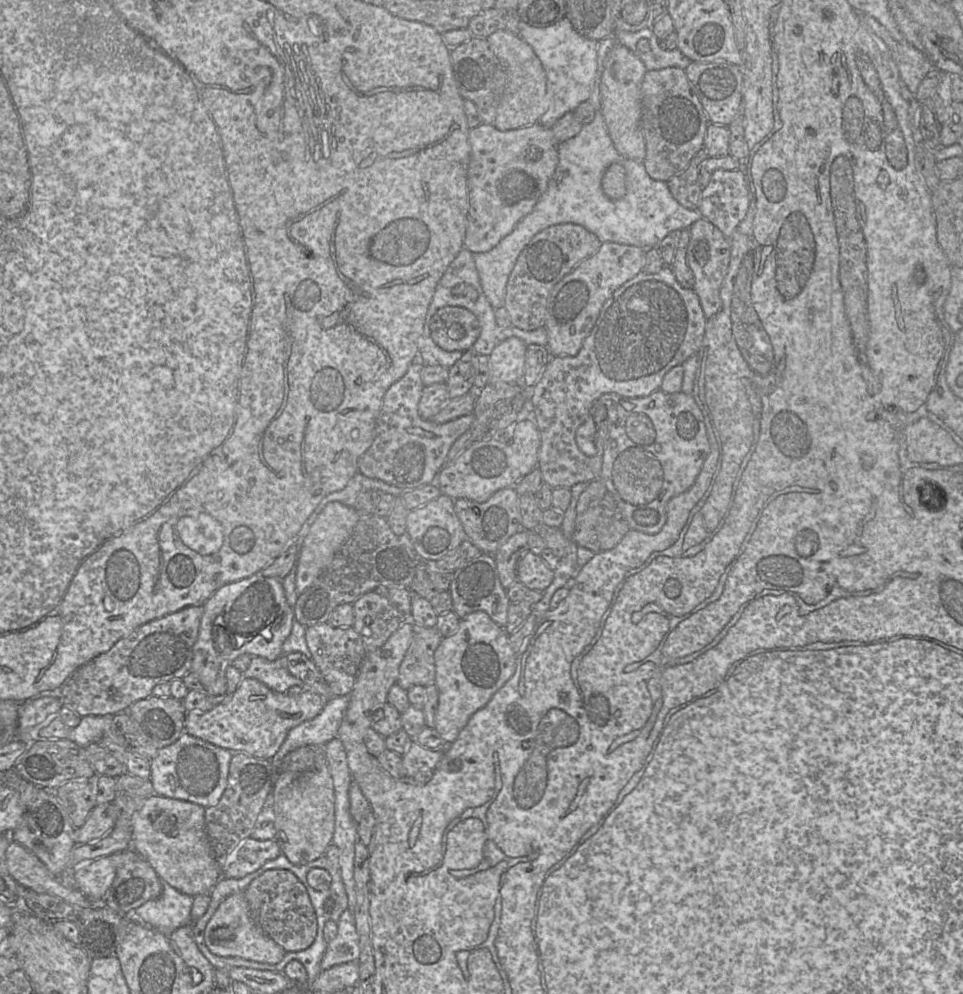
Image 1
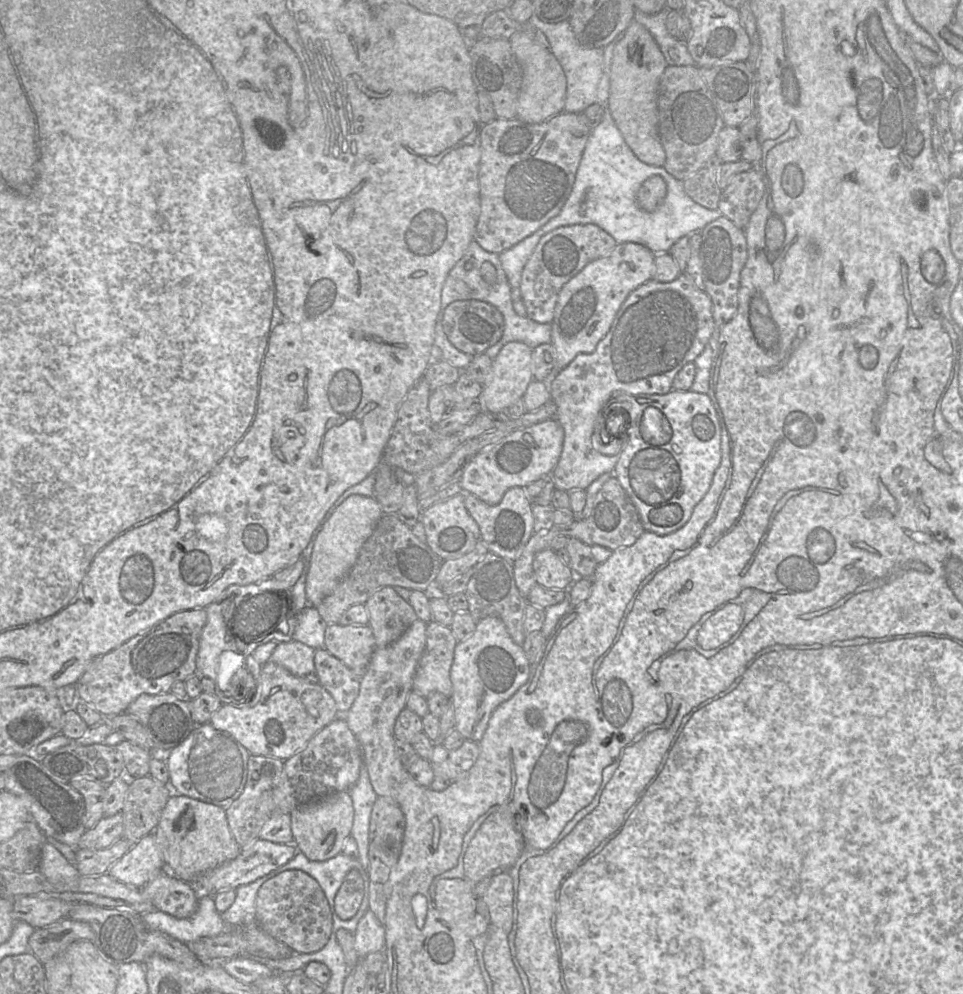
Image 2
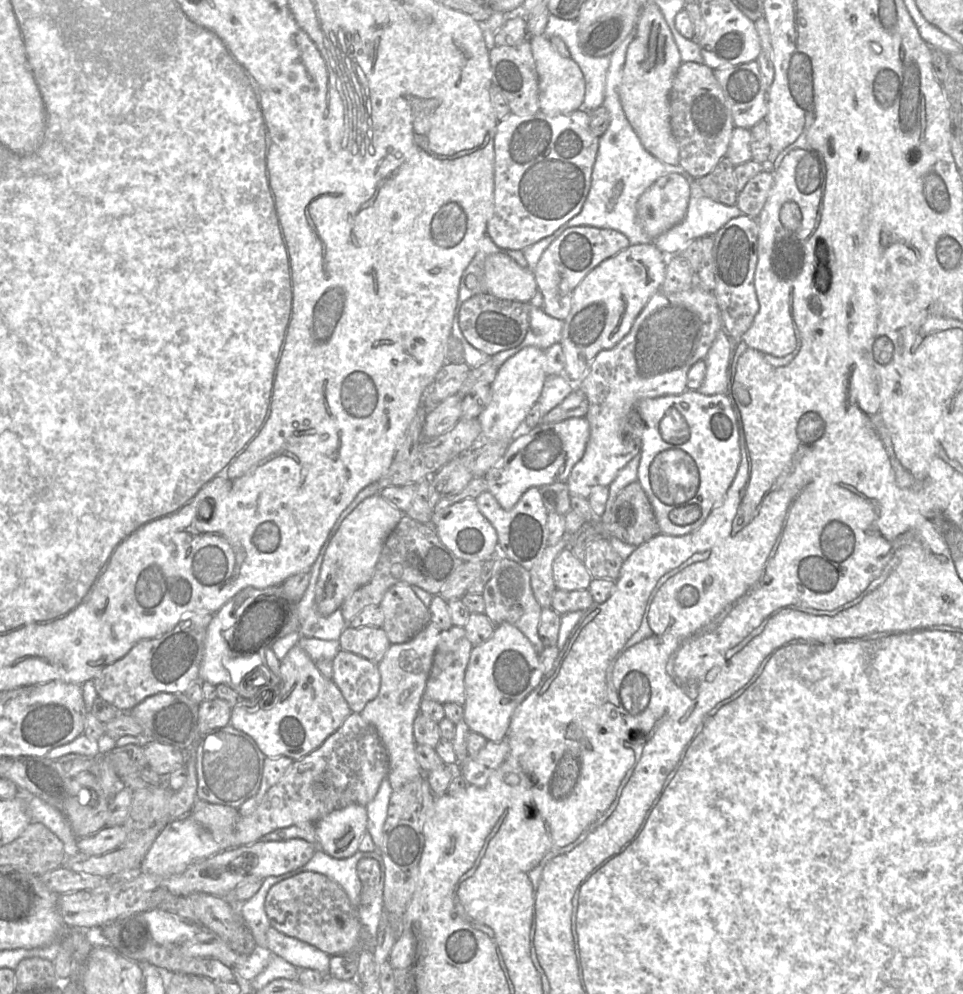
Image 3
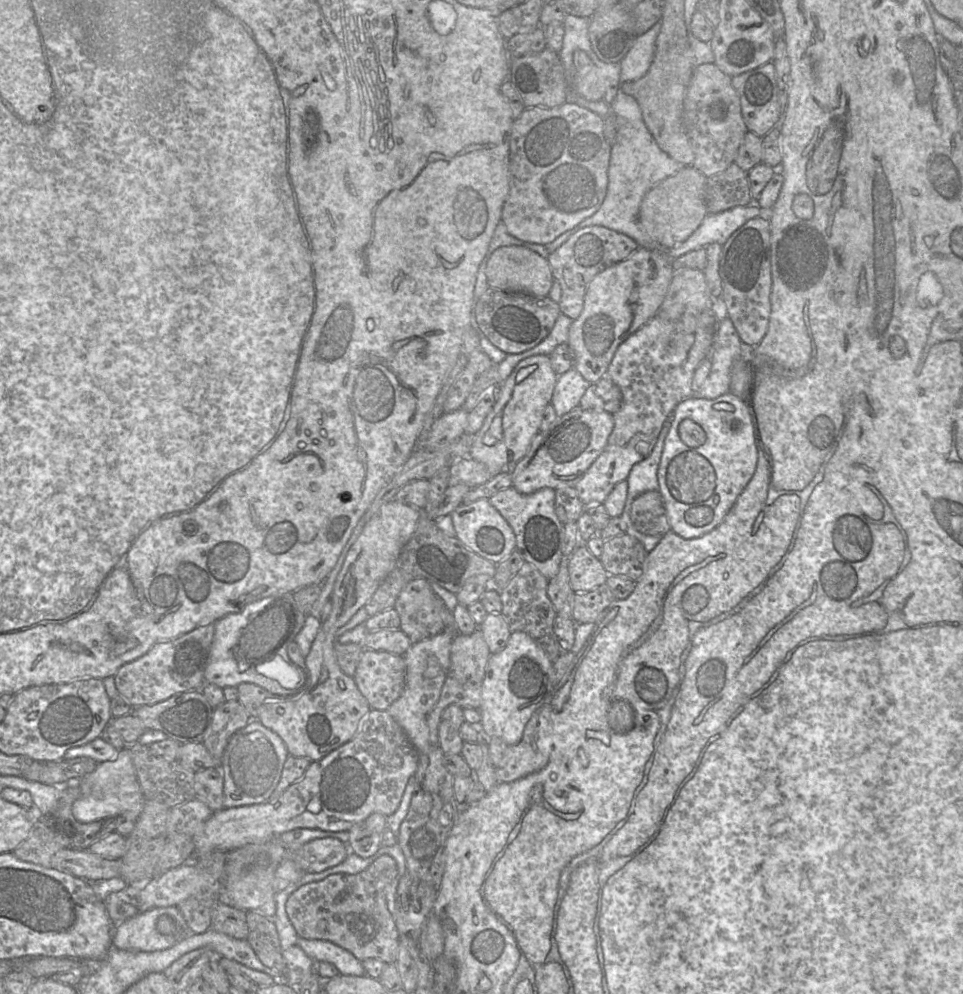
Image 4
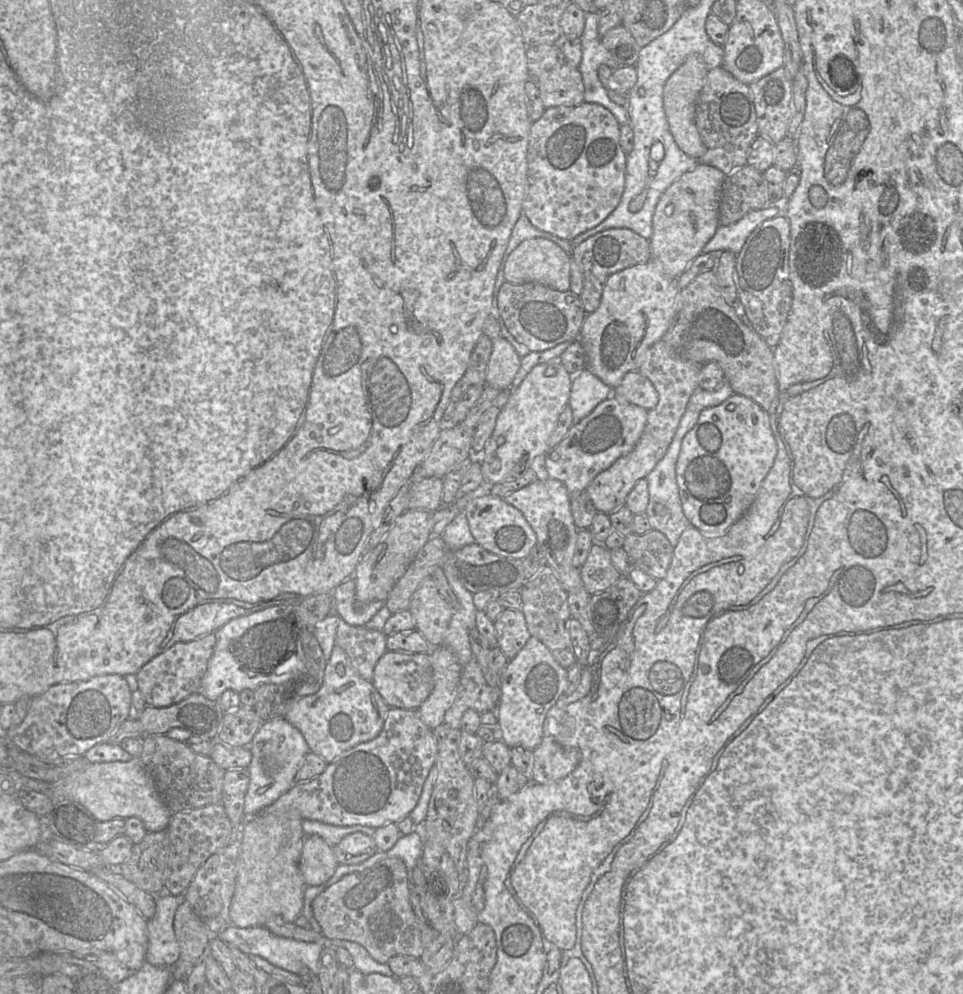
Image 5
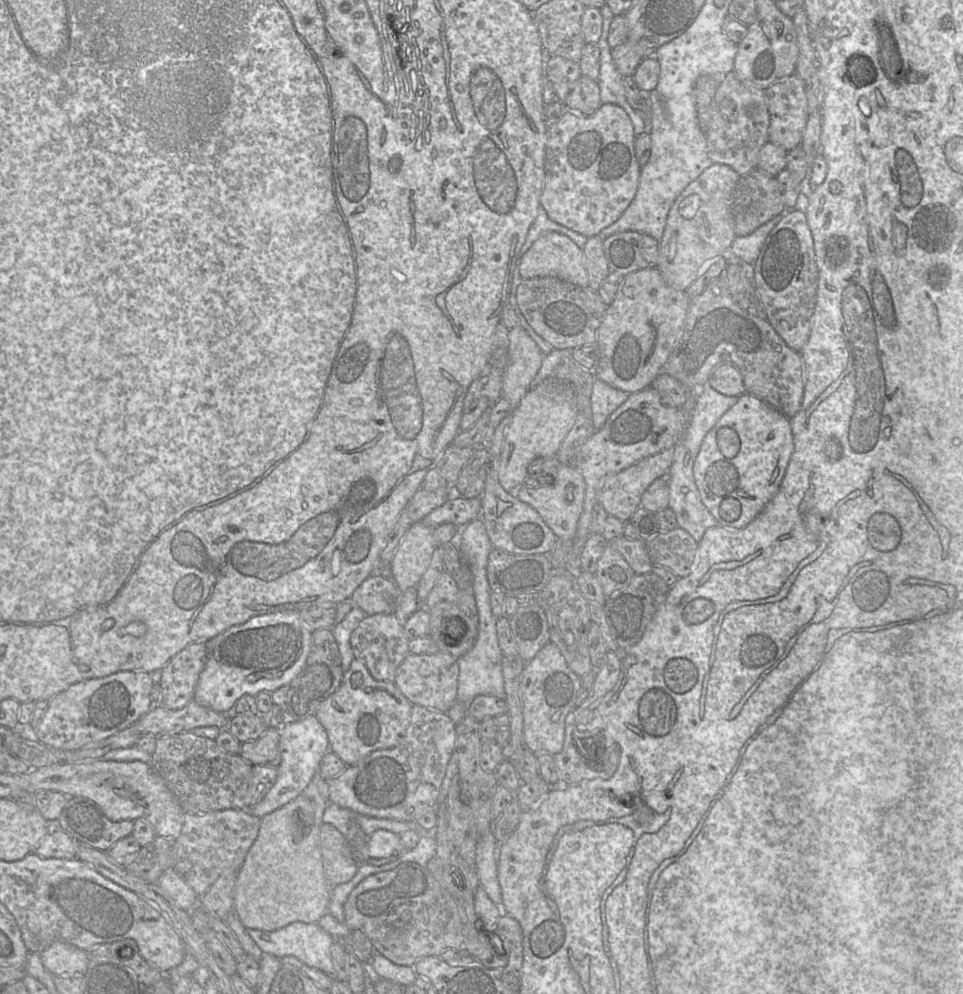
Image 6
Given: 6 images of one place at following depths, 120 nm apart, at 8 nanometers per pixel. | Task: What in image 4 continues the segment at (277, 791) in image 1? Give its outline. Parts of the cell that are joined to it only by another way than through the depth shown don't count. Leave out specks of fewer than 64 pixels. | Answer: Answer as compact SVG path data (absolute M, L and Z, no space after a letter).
M374 813L349 830L347 846L350 854L370 857L382 847L382 836L387 829L387 817Z

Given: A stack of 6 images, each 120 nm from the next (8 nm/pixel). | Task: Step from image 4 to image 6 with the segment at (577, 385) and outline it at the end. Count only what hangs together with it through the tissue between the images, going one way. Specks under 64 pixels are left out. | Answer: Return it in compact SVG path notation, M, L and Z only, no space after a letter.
M596 379L591 394L591 421L594 429L601 428L609 415L622 405L628 397L628 393Z

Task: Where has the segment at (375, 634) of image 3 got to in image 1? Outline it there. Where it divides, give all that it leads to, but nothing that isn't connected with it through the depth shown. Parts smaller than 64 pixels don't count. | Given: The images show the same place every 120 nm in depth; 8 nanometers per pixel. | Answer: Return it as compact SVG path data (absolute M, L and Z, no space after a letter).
M320 623L307 627L305 638L310 658L322 673L333 696L349 695L366 655L360 635L353 628L333 627L327 623Z

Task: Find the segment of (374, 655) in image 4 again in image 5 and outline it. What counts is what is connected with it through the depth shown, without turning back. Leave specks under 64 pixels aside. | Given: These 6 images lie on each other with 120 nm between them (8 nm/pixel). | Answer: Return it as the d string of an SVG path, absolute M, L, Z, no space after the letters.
M387 651L378 660L371 680L390 708L417 710L434 687L434 673L428 653Z

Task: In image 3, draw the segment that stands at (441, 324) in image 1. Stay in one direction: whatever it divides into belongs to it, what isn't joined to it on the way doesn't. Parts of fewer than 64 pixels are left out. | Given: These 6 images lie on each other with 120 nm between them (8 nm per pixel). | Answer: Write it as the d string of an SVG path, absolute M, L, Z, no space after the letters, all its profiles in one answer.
M485 292L469 298L460 305L458 303L457 323L465 341L481 352L492 356L498 352L517 347L523 342L530 331L529 312L533 307L535 306L530 302L500 299Z

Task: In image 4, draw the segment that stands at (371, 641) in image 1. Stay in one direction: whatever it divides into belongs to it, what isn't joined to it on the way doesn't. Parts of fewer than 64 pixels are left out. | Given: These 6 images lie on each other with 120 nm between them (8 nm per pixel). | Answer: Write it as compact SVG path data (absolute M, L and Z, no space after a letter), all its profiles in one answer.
M414 579L400 592L394 610L400 617L400 630L412 643L433 637L445 630L441 615L443 603L425 579Z

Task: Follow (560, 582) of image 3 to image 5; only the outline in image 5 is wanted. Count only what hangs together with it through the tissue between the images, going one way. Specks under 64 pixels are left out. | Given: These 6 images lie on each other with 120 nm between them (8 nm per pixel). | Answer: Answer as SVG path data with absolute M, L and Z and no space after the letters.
M603 543L593 544L579 570L584 587L591 595L610 588L623 576L614 566L610 550Z

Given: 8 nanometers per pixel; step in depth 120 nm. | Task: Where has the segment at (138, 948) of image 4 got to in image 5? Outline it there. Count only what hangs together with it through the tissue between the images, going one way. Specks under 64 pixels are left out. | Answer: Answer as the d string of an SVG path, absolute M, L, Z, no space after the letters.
M171 894L156 895L156 912L147 922L148 946L145 961L154 966L170 969L180 956L173 921L183 898Z

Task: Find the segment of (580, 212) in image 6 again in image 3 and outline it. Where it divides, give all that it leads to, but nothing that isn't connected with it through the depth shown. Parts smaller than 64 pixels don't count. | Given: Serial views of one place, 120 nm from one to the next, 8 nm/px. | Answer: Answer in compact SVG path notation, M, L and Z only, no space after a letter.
M584 109L566 114L510 114L498 121L494 137L494 204L486 235L500 248L524 250L552 235L575 217L587 199L598 153L599 137L590 129L590 112Z

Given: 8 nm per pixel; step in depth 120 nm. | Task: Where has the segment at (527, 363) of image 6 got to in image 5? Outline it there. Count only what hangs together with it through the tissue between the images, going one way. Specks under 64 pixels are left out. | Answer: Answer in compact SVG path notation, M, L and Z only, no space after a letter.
M502 336L494 338L486 373L487 384L499 390L509 389L520 369L521 359L506 338Z

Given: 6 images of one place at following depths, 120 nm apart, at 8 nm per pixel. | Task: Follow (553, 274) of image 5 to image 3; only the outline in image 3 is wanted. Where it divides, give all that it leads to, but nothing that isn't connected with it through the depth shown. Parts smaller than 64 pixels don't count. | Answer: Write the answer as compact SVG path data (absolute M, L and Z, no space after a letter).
M503 253L492 254L486 258L484 278L487 292L500 299L529 302L538 292L533 271L527 267L521 267Z

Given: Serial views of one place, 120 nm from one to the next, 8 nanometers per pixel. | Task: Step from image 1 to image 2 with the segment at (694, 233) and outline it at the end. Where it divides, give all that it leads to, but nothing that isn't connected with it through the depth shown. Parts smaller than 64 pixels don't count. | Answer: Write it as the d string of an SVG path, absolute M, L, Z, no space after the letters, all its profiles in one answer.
M726 217L715 219L699 233L702 239L699 254L704 291L712 301L712 315L717 327L729 322L737 313L740 274L747 259L747 242L744 229Z

